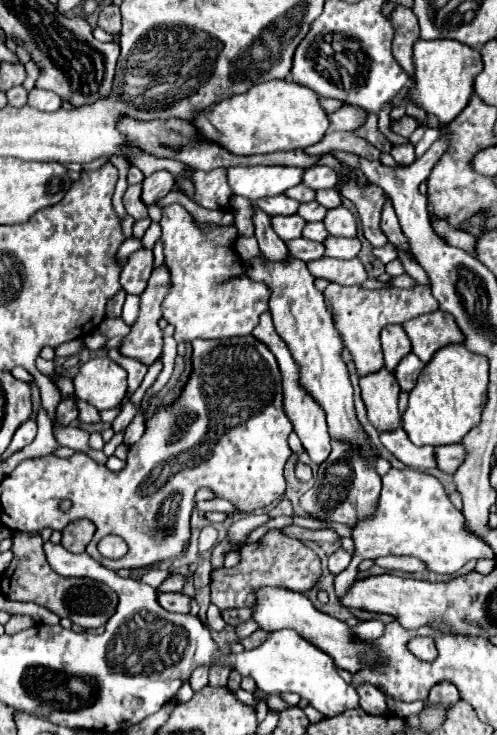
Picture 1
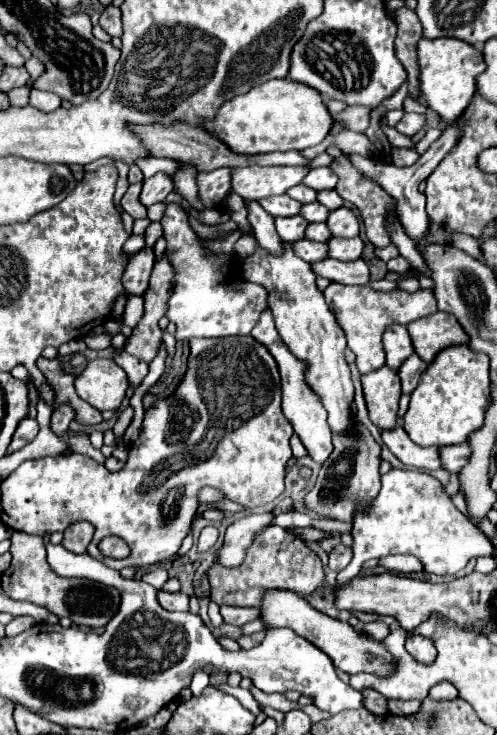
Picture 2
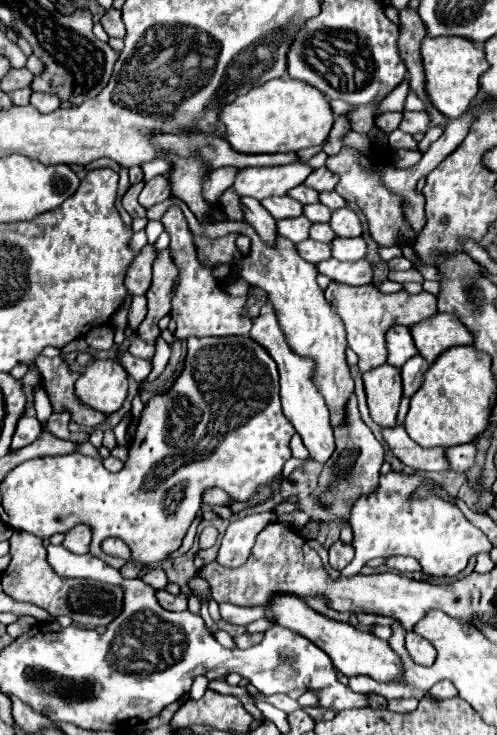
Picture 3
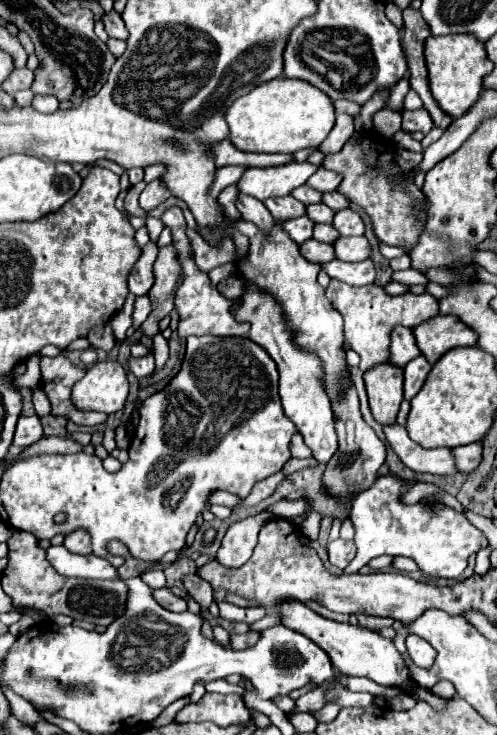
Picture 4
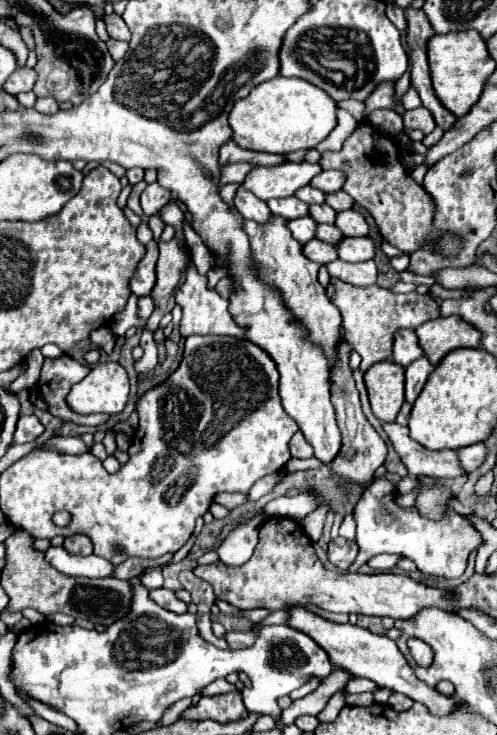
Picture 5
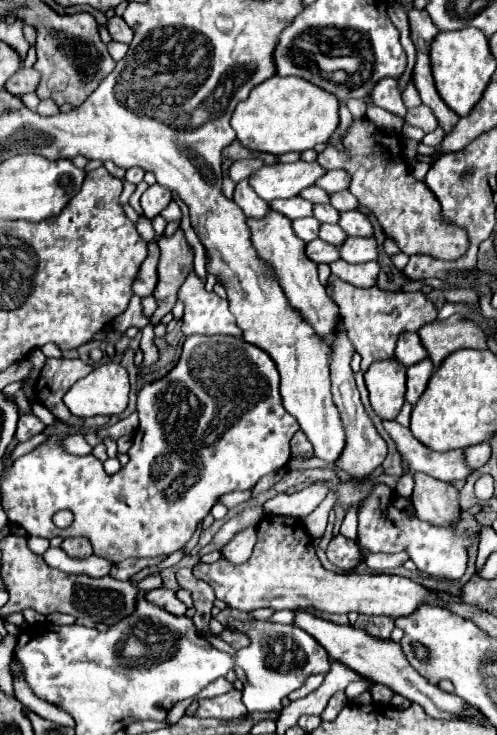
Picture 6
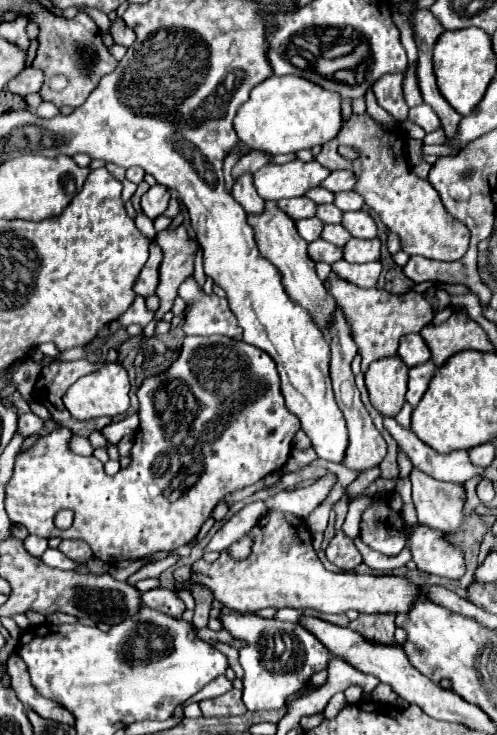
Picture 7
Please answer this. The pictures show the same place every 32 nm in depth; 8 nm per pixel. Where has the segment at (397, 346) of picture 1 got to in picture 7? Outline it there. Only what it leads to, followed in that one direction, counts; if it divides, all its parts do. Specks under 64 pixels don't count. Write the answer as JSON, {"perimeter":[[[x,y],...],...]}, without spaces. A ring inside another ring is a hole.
{"perimeter":[[[406,334],[400,338],[400,348],[398,348],[398,356],[410,366],[414,368],[416,364],[424,364],[430,360],[430,350],[424,342],[424,338],[420,334]]]}

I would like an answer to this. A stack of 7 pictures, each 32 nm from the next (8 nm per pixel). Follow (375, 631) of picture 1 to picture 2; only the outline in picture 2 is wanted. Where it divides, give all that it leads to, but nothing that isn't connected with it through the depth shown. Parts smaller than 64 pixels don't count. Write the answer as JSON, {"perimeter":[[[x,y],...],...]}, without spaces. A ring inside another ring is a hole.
{"perimeter":[[[370,622],[370,624],[364,624],[362,632],[376,638],[376,640],[384,640],[384,636],[388,636],[388,626],[380,624],[380,622]]]}

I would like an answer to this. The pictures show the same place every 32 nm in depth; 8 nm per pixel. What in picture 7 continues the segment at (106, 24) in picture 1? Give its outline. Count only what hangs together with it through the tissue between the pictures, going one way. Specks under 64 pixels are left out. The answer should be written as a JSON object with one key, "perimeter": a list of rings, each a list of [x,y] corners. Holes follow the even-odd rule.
{"perimeter":[[[118,18],[116,22],[112,22],[112,32],[110,32],[110,34],[112,34],[112,38],[114,38],[116,44],[126,46],[126,48],[130,48],[132,42],[136,40],[136,34],[132,32],[132,28],[128,28],[128,26],[124,24],[122,18]]]}

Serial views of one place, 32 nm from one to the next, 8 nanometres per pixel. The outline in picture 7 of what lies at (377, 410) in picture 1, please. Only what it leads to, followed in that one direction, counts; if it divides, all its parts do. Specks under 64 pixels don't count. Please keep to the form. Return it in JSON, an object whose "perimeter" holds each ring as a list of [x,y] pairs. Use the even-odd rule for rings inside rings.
{"perimeter":[[[388,356],[370,364],[364,374],[372,406],[386,416],[396,416],[404,406],[408,388],[408,366],[400,356]]]}

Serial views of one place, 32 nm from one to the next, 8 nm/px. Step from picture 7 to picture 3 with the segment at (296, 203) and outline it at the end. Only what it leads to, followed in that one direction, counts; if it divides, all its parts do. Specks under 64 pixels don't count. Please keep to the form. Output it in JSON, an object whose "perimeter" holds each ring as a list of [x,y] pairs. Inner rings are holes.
{"perimeter":[[[274,196],[274,198],[268,198],[268,200],[262,200],[262,204],[276,220],[296,218],[296,216],[302,214],[302,208],[304,208],[300,202],[296,202],[290,196]]]}

